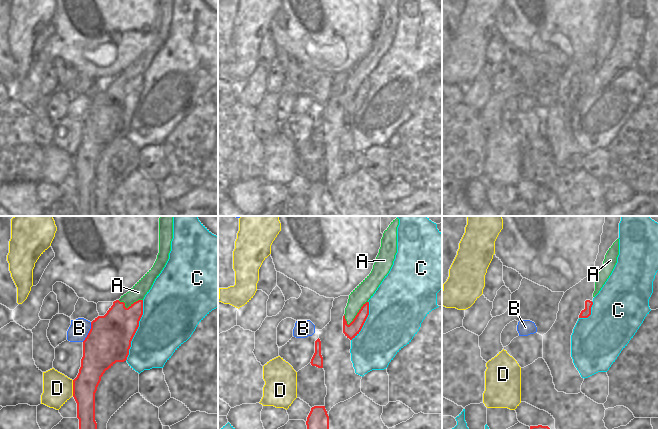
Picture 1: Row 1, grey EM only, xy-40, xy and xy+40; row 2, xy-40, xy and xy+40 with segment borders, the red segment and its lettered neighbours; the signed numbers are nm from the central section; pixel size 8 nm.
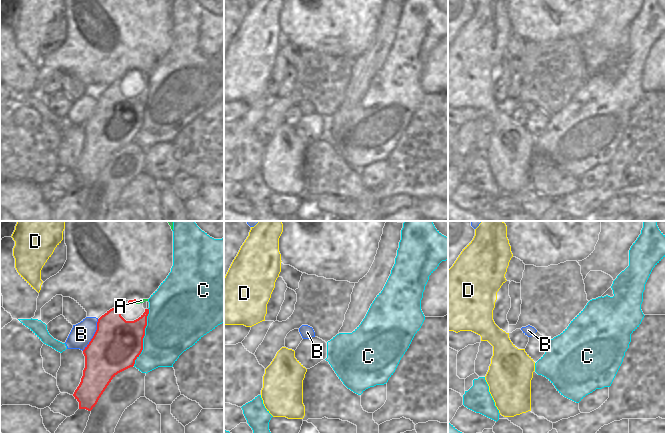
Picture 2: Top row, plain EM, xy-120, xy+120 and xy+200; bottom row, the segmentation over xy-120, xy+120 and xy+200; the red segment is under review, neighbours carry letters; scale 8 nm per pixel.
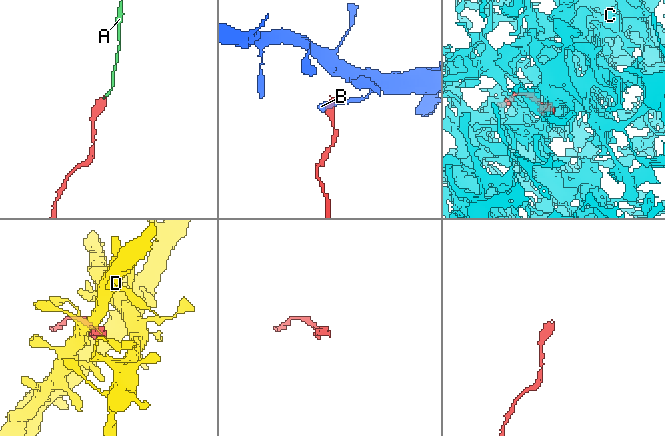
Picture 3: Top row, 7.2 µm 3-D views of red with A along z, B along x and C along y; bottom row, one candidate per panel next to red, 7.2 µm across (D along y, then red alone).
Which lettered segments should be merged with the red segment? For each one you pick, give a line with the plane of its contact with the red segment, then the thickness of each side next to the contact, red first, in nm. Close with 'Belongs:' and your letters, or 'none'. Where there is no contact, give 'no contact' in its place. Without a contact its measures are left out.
A: contact in xy; calibres 110 and 140 nm
Belongs: A

